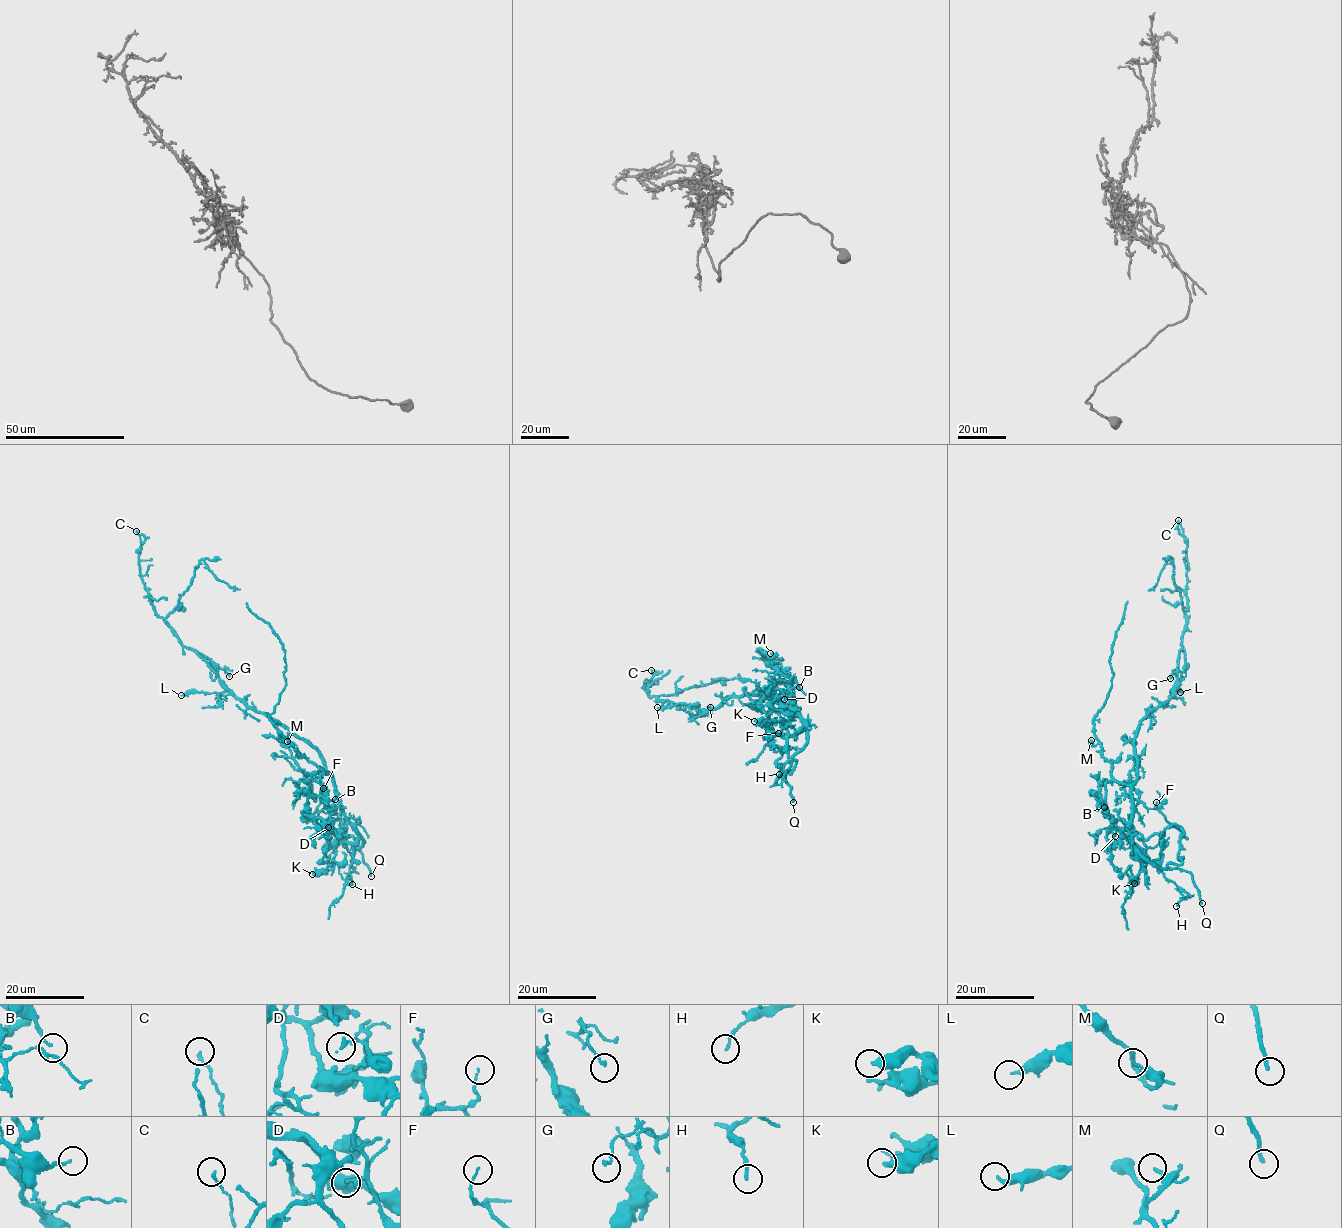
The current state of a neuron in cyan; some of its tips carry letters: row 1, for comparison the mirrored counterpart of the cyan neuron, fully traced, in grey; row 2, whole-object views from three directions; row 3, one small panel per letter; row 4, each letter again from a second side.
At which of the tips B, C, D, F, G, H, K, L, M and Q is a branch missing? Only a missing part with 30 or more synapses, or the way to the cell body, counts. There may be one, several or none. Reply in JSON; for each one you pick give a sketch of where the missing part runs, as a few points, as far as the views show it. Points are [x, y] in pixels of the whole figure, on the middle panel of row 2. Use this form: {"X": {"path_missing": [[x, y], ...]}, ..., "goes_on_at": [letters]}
{"goes_on_at": ["Q"]}

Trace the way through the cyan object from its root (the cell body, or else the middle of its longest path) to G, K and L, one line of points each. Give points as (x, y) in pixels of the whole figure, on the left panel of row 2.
G: (291, 729), (247, 708), (195, 650), (226, 669), (229, 676)
K: (291, 729), (330, 773), (321, 775), (324, 799), (311, 795), (302, 812), (326, 840), (328, 866), (312, 874)
L: (291, 729), (247, 708), (228, 691), (191, 691), (181, 695)

